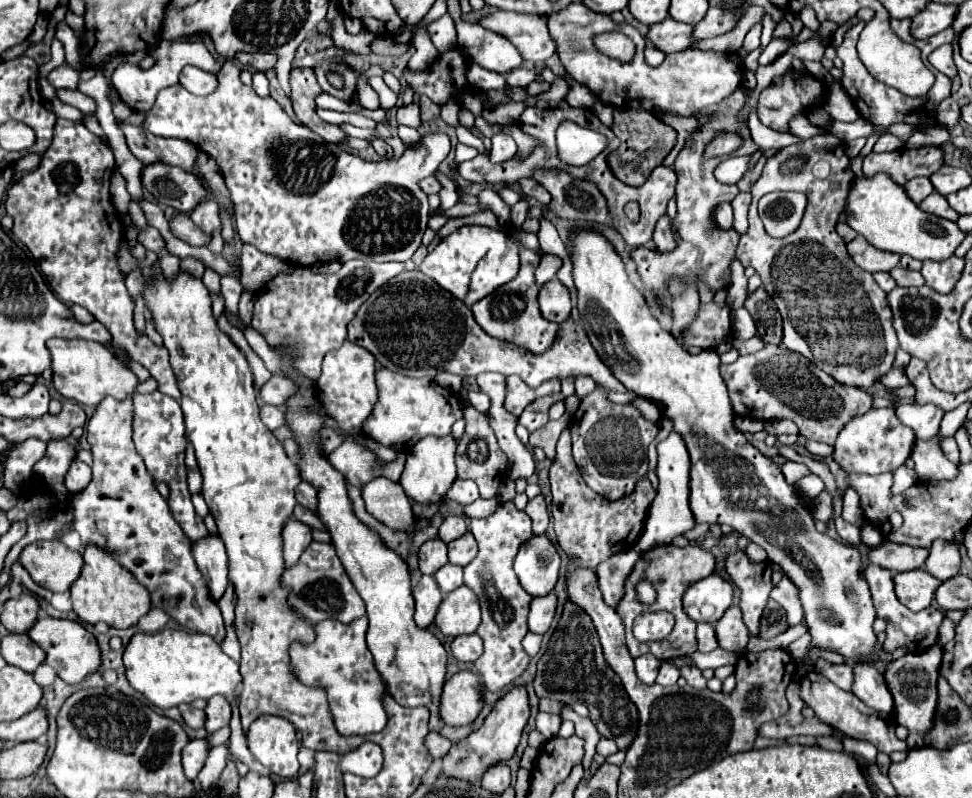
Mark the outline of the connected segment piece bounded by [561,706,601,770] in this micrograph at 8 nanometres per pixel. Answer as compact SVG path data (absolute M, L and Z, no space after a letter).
M567 706L567 710L563 710L561 714L563 720L571 720L575 724L575 734L581 736L585 740L585 758L583 758L583 768L589 770L591 766L591 760L593 760L593 754L595 754L595 746L599 742L599 732L595 728L595 724L589 720L589 718L581 718L573 712L573 708Z

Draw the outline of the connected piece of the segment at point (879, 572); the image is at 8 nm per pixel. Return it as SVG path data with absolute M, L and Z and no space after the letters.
M869 564L863 572L869 588L871 588L871 596L873 596L873 604L875 604L875 612L877 618L883 618L887 622L887 638L883 642L883 650L885 652L895 652L897 648L907 648L909 652L923 652L931 646L937 644L939 638L939 626L945 618L945 614L939 608L925 608L923 612L911 612L907 606L903 606L893 590L893 576L889 570L883 570L881 566Z

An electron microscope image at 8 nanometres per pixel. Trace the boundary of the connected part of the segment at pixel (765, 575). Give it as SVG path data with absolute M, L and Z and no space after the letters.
M731 552L727 556L727 572L731 574L733 582L741 590L741 610L743 620L751 632L751 636L759 636L759 620L763 614L763 608L767 606L769 592L773 588L771 584L771 566L765 564L753 564L745 552Z

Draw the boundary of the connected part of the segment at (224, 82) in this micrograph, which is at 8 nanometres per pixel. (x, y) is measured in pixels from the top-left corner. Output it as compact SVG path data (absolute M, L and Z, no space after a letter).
M225 60L219 72L219 88L209 96L195 96L183 90L181 84L163 88L157 94L155 106L147 112L143 128L159 136L187 140L217 162L235 204L237 234L257 250L299 266L315 266L331 260L347 262L353 258L369 262L407 262L421 246L421 236L433 212L419 182L435 174L439 164L447 158L451 150L447 134L435 132L423 136L419 148L407 150L403 158L395 162L365 162L293 122L271 96L261 98L251 86L245 86L239 80L239 72L241 68L233 60Z

